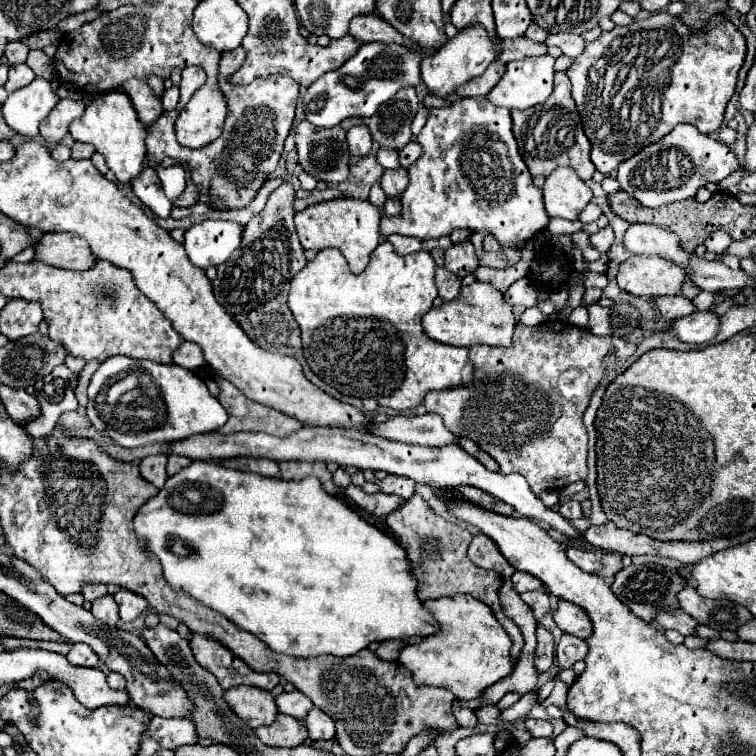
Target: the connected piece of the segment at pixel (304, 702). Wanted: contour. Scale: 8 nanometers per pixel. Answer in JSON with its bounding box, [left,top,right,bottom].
[275,690,313,720]

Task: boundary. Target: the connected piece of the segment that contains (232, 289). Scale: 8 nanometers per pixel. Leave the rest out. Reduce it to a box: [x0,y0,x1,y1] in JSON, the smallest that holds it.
[213,184,307,314]

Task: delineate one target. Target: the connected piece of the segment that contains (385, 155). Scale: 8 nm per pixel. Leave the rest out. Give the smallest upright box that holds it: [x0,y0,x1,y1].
[375,148,399,168]

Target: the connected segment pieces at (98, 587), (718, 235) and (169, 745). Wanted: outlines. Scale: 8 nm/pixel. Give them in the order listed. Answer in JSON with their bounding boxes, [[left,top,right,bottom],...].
[[81,584,109,602],[705,232,733,254],[145,716,199,750]]

